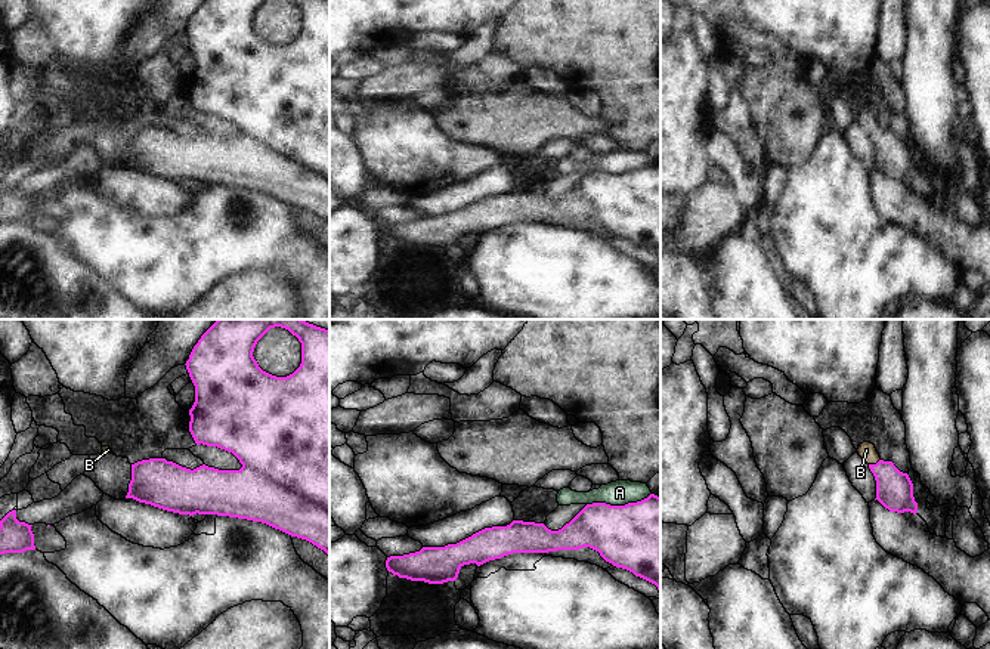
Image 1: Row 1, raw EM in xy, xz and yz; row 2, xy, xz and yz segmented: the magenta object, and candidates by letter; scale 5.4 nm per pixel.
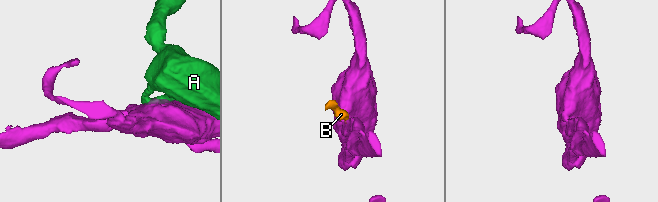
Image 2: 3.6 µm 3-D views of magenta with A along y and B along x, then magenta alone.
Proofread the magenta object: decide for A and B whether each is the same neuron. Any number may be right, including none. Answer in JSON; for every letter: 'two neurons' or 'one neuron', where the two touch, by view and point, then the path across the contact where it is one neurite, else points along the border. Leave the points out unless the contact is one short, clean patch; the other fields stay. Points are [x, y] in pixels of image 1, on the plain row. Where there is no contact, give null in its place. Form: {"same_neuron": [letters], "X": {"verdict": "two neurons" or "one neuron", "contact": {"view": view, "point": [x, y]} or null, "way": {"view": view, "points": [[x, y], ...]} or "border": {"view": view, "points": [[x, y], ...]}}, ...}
{"same_neuron": ["B"], "A": {"verdict": "two neurons", "contact": {"view": "xz", "point": [618, 175]}}, "B": {"verdict": "one neuron", "contact": {"view": "yz", "point": [874, 133]}, "way": {"view": "yz", "points": [[894, 158], [874, 133], [866, 119]]}}}

